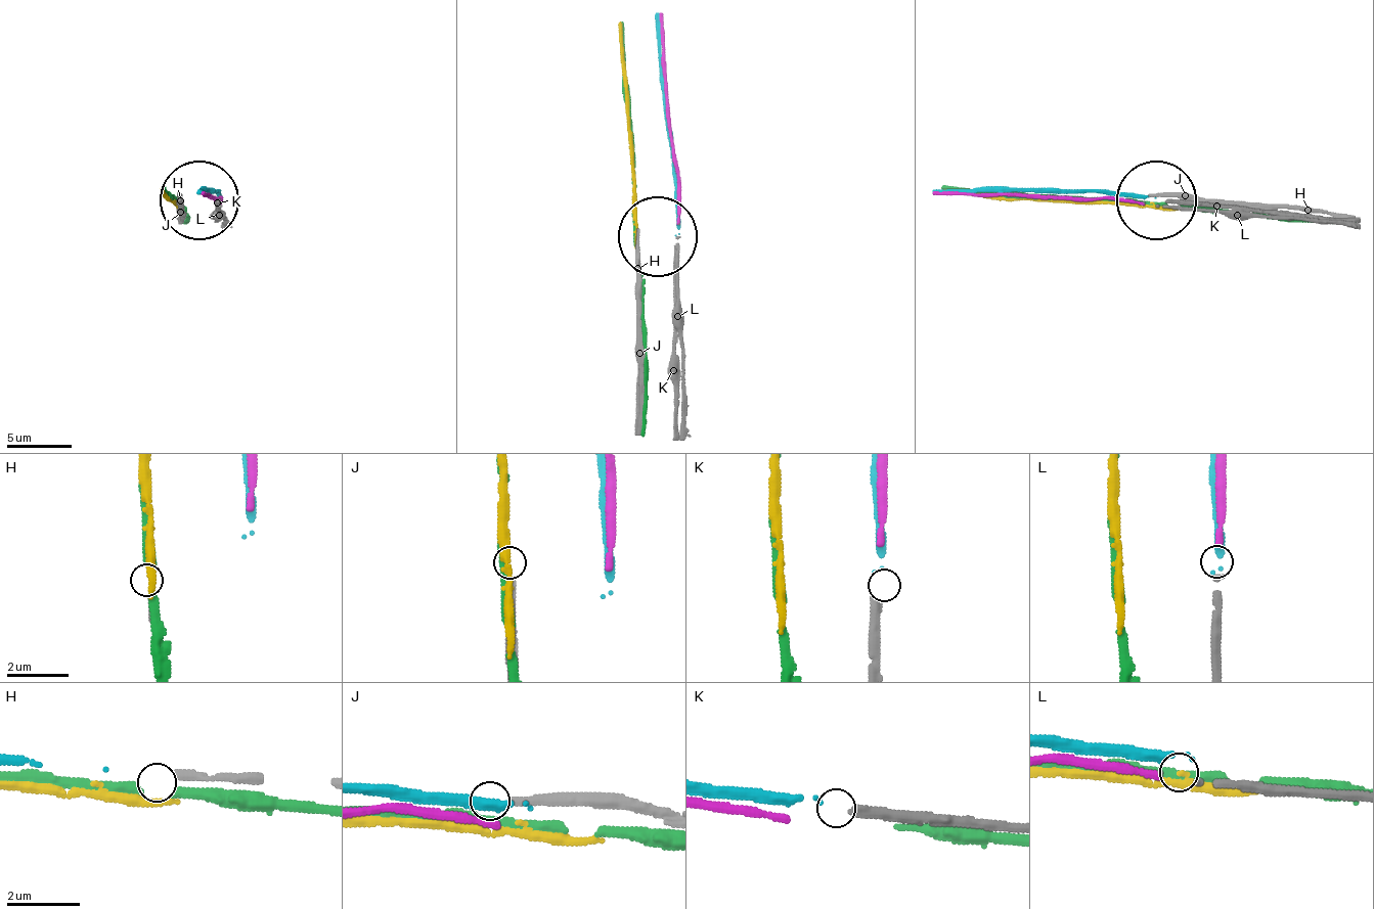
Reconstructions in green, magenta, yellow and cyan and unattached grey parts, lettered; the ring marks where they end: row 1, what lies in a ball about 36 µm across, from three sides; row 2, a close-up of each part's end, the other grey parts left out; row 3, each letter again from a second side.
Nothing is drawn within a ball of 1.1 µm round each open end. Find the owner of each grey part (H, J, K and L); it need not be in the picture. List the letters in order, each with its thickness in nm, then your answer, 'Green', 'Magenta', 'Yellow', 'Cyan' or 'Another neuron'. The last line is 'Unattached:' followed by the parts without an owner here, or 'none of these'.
H: Thickness 220 nm. Another neuron
J: Thickness 260 nm. Another neuron
K: Thickness 280 nm. Cyan
L: Thickness 20 nm. Magenta
Unattached: H, J

